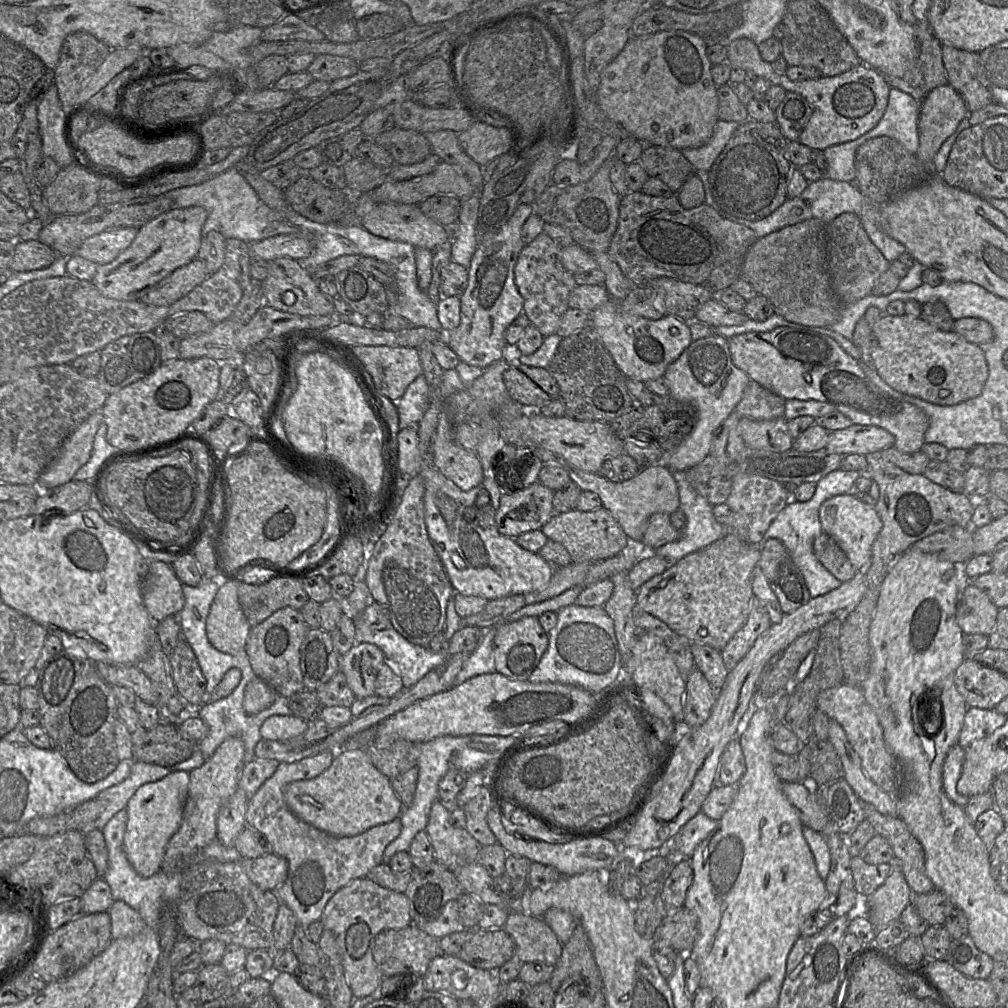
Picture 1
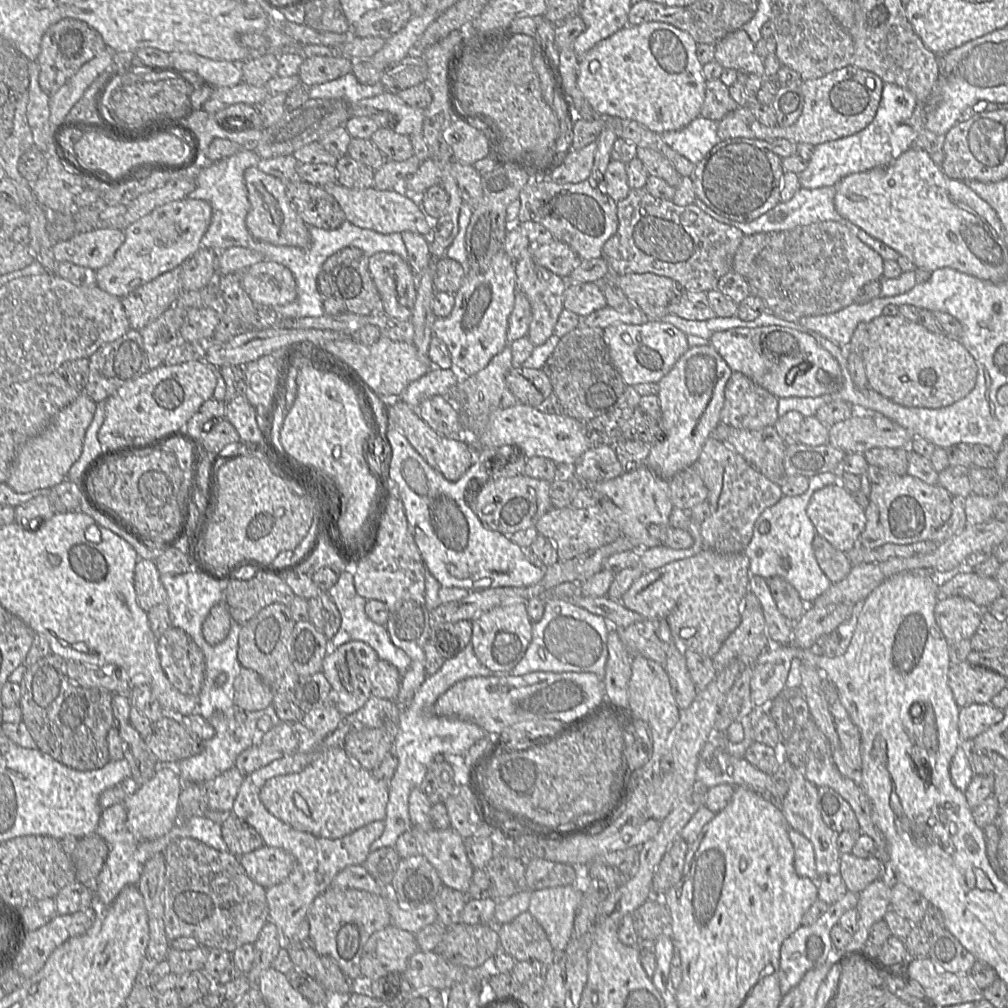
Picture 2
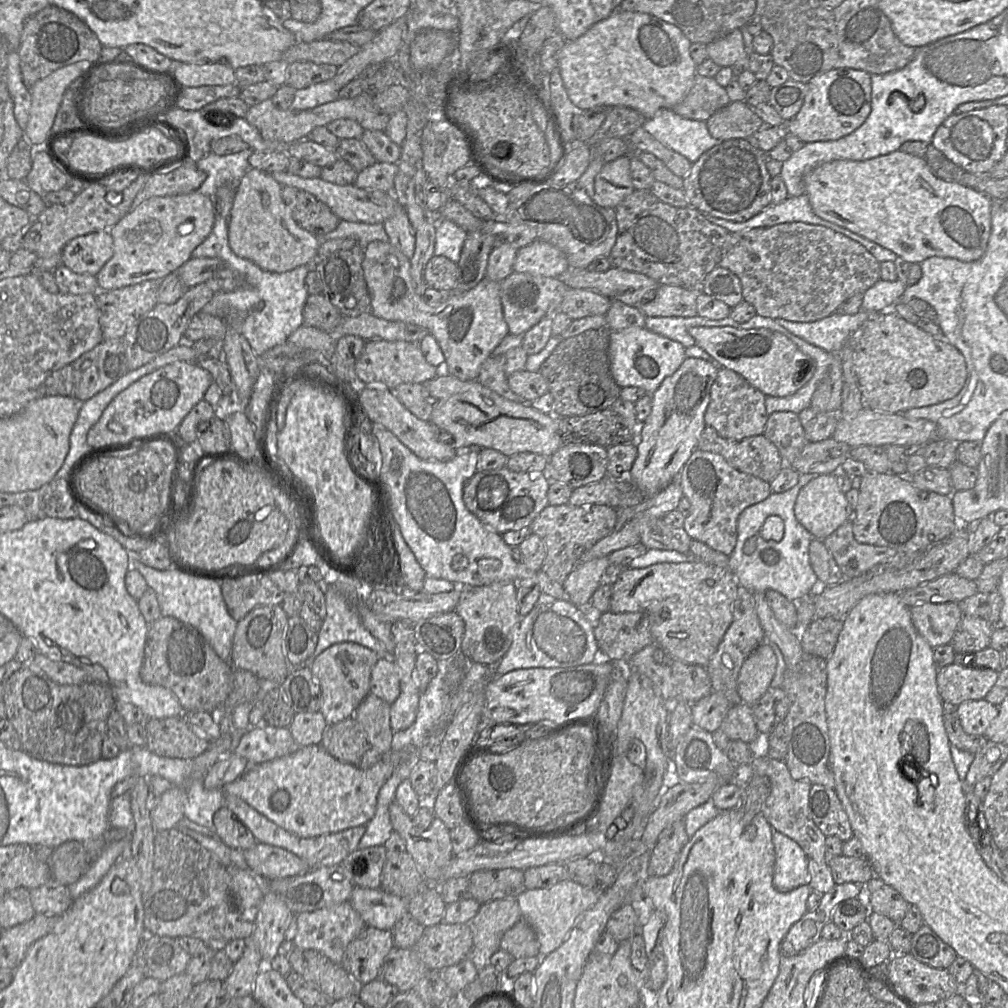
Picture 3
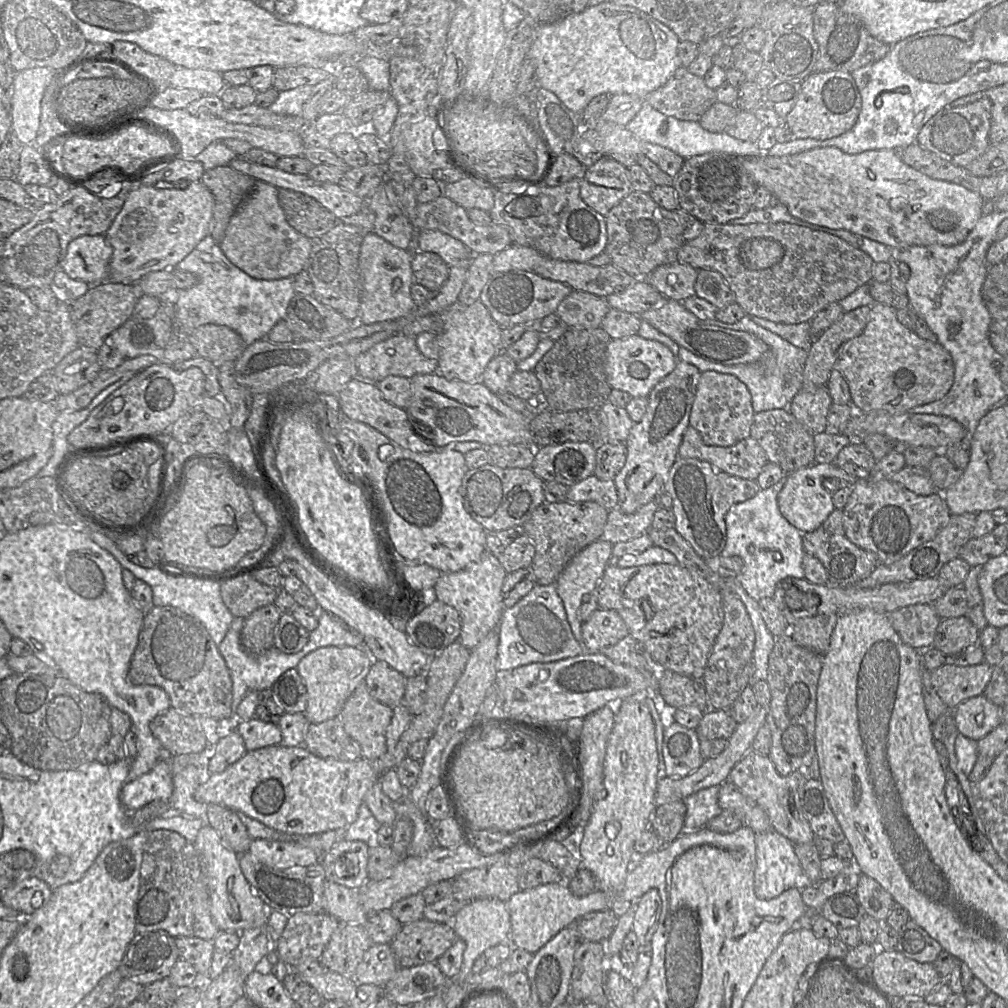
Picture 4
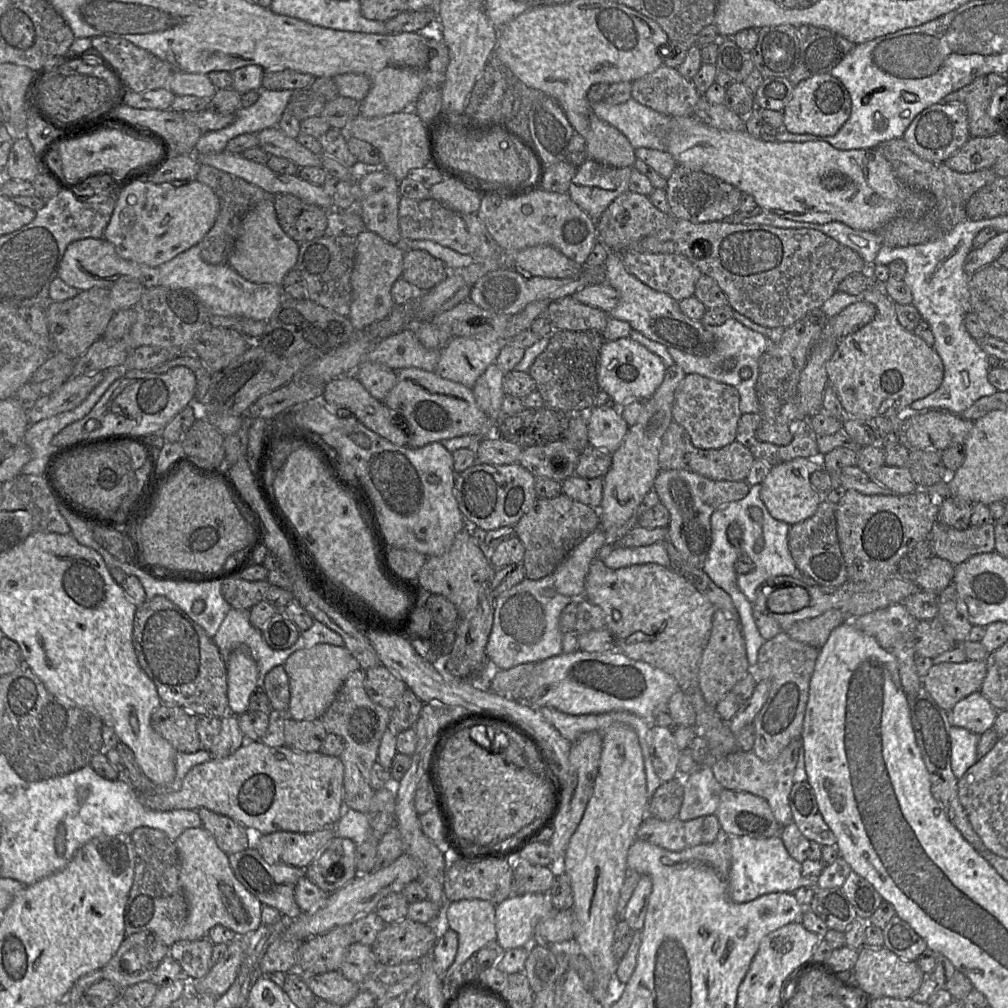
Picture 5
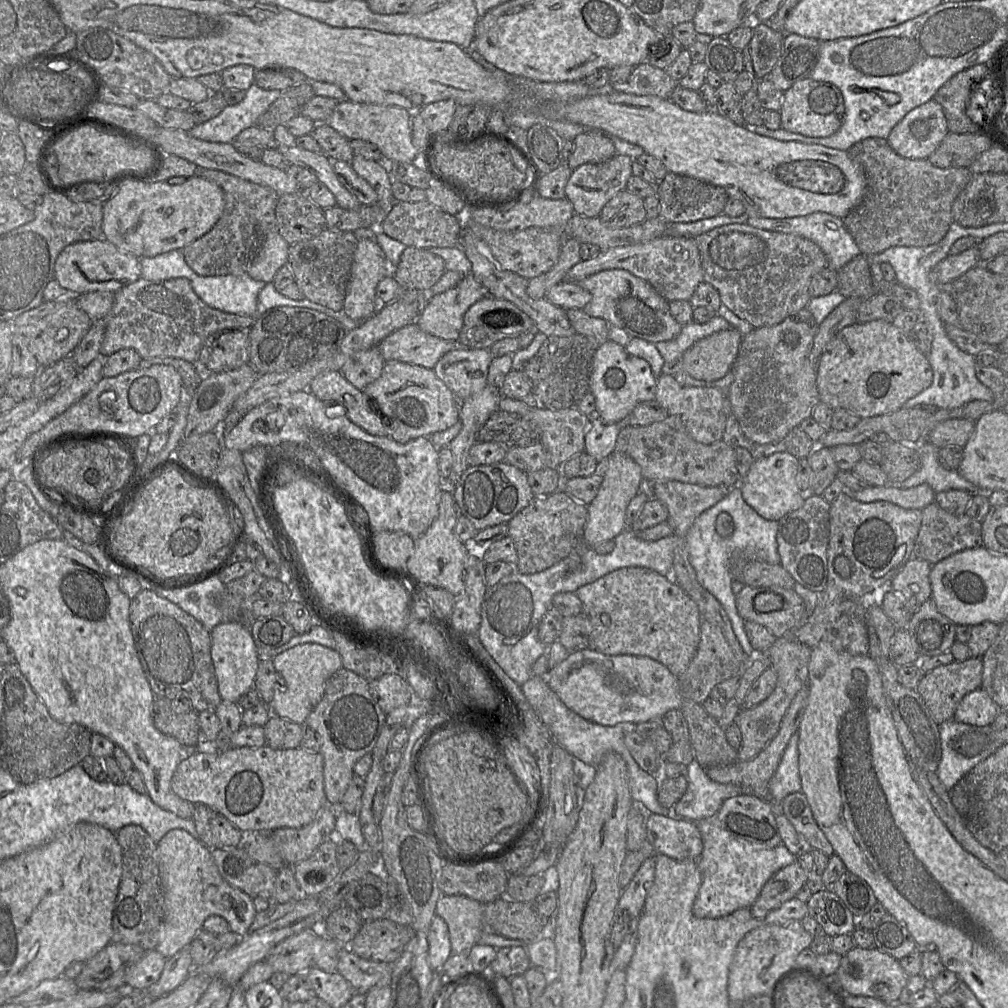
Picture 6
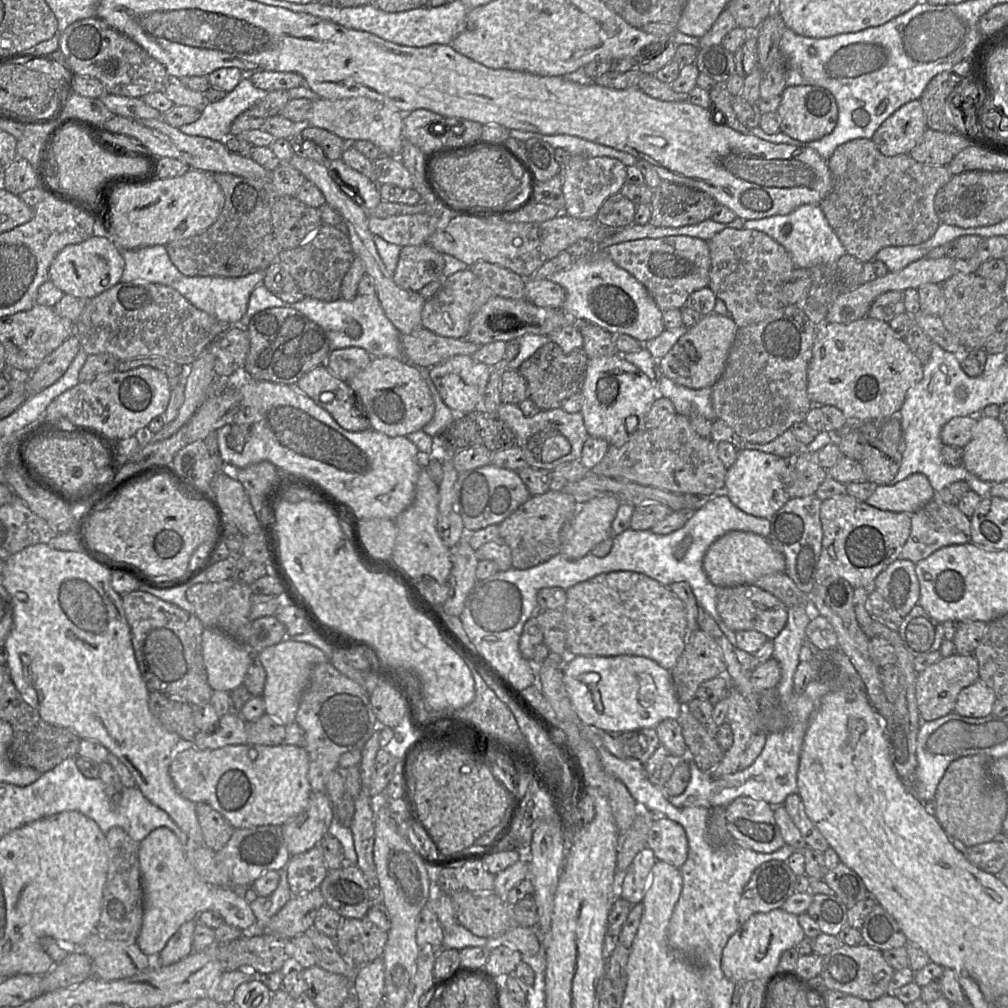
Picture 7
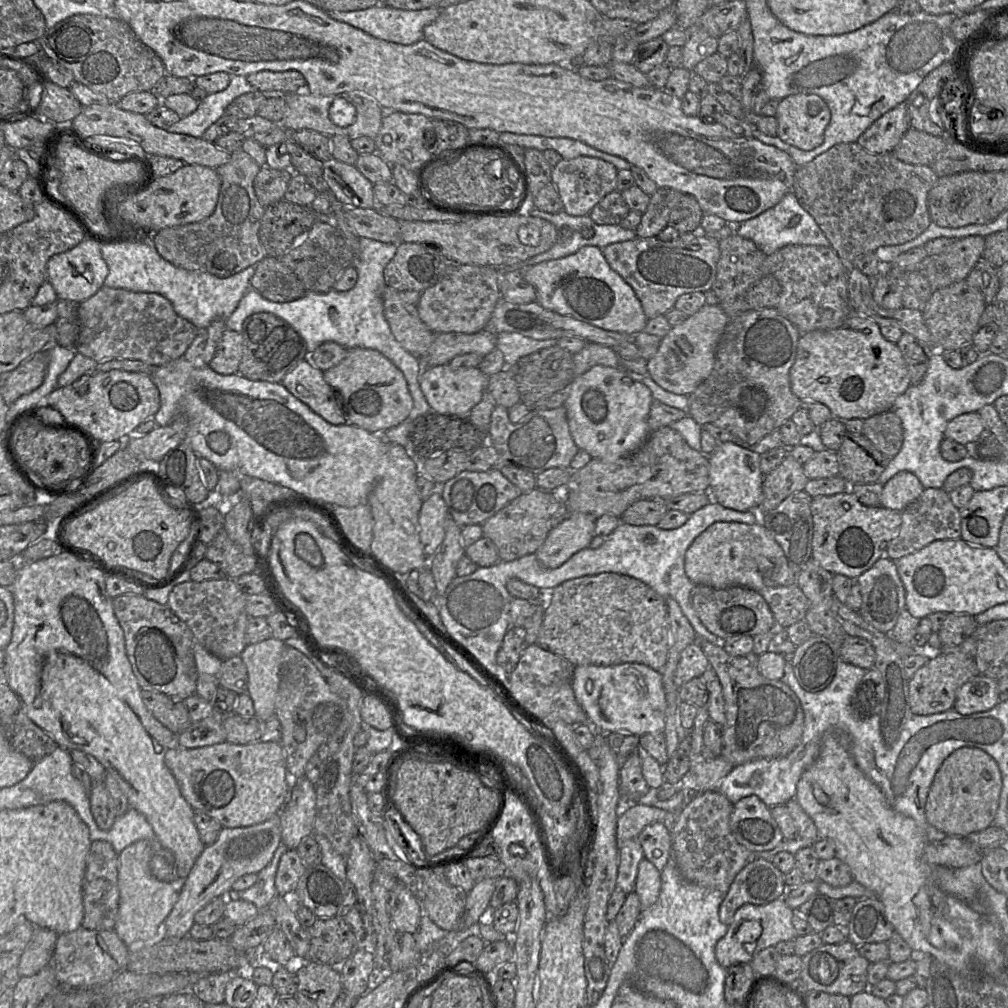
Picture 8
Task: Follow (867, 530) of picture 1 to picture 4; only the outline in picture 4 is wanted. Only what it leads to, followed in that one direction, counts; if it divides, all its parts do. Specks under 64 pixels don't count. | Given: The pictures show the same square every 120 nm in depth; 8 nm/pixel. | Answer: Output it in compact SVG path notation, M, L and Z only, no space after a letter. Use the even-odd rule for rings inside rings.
M814 463L805 468L790 472L784 478L784 485L777 495L777 503L782 516L802 533L811 532L820 527L835 509L832 494L822 485L824 478L835 477L853 486L858 479L846 473L836 463Z

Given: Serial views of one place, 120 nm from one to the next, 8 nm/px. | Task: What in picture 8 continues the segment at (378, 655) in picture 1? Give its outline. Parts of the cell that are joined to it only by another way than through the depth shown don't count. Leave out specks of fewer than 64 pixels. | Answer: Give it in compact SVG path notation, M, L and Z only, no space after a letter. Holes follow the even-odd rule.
M271 637L246 645L239 655L247 668L248 694L253 701L255 717L264 722L276 717L275 700L284 645L284 641Z

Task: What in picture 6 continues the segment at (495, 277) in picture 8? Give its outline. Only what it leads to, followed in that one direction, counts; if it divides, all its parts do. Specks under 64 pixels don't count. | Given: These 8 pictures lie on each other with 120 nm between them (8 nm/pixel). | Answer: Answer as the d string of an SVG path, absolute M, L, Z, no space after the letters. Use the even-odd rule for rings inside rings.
M469 273L455 287L431 297L416 323L428 334L458 341L465 313L486 295L486 289Z

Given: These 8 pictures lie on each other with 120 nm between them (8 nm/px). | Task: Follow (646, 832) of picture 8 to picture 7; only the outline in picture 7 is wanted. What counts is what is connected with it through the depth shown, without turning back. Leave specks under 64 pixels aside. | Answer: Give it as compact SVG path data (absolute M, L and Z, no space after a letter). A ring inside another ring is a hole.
M656 817L647 837L658 861L680 868L688 858L688 839L684 828L667 817Z

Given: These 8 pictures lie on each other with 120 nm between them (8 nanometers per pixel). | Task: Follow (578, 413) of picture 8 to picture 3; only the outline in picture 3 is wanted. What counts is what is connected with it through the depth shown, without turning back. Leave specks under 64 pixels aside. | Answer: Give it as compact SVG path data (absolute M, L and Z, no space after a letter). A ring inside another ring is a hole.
M646 327L613 331L609 345L611 372L621 388L639 387L652 396L661 382L683 363L686 358L685 349L681 343L654 333Z

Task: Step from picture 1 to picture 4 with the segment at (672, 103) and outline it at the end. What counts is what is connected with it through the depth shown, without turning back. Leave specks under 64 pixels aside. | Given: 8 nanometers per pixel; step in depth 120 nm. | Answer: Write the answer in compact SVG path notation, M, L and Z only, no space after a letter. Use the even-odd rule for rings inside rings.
M607 1L588 5L583 11L554 23L538 25L527 59L535 64L539 87L551 91L567 108L581 115L591 99L599 94L629 93L645 98L663 86L681 67L677 53L679 43L677 35L654 17L635 7Z

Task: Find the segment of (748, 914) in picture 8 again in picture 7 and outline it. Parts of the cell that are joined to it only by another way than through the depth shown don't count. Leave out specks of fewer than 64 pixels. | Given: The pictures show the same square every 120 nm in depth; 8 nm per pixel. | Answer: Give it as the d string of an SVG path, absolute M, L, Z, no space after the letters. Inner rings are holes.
M782 908L753 914L727 941L722 951L721 968L725 976L738 983L747 980L766 980L778 969L780 957L805 938L798 916Z

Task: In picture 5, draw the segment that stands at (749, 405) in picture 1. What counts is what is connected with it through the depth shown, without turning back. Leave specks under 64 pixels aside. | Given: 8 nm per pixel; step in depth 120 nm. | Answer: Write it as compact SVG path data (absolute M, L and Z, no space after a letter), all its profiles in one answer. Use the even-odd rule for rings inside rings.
M689 374L676 389L672 416L685 428L694 446L718 449L736 441L737 425L742 415L739 403L740 395L736 387L699 374Z

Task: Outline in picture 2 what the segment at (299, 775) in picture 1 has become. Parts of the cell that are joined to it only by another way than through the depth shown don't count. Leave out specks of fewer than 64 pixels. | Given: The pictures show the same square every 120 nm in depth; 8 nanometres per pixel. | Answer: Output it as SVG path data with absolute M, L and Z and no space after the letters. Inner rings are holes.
M315 751L284 755L244 776L231 811L240 820L252 826L260 834L265 845L283 849L295 859L294 869L287 879L266 889L269 907L268 921L272 921L276 925L284 945L297 938L299 925L306 919L314 899L331 887L334 877L344 868L351 865L362 865L371 852L371 844L382 835L385 829L384 820L377 820L341 838L317 837L293 828L265 808L259 796L264 784L275 776L303 771L316 757L317 752Z

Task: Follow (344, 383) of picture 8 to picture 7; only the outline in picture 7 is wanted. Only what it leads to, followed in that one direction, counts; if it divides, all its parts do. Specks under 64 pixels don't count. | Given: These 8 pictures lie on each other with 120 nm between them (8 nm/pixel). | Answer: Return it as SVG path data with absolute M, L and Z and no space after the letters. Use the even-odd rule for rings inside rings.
M388 356L373 357L367 367L346 382L354 391L357 407L368 418L372 430L382 432L388 436L406 436L411 432L423 429L433 418L435 402L427 382L413 364Z

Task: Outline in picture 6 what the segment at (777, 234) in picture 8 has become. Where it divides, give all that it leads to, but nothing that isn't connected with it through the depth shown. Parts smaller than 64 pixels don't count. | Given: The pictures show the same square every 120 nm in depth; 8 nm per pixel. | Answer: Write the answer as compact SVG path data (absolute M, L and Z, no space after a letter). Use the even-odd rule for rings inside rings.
M814 212L790 218L749 217L746 224L768 231L795 234L811 240L822 250L827 259L828 268L831 270L838 271L850 260L861 254L842 219L825 212Z

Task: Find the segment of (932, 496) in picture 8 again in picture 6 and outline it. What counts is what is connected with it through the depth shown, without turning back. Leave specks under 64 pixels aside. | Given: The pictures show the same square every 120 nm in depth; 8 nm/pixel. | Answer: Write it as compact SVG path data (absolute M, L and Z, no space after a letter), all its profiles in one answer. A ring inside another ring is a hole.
M936 502L922 509L922 521L915 541L912 559L923 559L935 564L957 552L982 547L982 524L966 514L952 514Z

